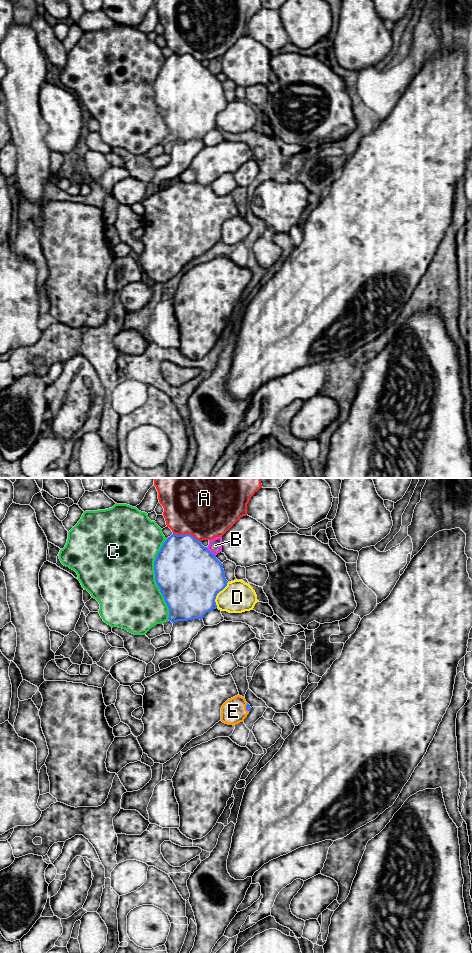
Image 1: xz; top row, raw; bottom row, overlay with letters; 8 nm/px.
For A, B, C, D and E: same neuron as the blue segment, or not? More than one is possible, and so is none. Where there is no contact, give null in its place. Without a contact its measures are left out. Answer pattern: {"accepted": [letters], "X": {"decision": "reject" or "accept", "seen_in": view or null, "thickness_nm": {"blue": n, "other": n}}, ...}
{"accepted": ["E"], "A": {"decision": "reject", "seen_in": "xz", "thickness_nm": {"blue": 440, "other": 480}}, "B": {"decision": "reject", "seen_in": "xz", "thickness_nm": {"blue": 500, "other": 110}}, "C": {"decision": "reject", "seen_in": "xz", "thickness_nm": {"blue": 500, "other": 500}}, "D": {"decision": "reject", "seen_in": "xz", "thickness_nm": {"blue": 500, "other": 260}}, "E": {"decision": "accept", "seen_in": "xz", "thickness_nm": {"blue": 50, "other": 200}}}

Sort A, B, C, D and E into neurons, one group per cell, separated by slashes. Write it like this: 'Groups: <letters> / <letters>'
Groups: A / B / C / D / E

